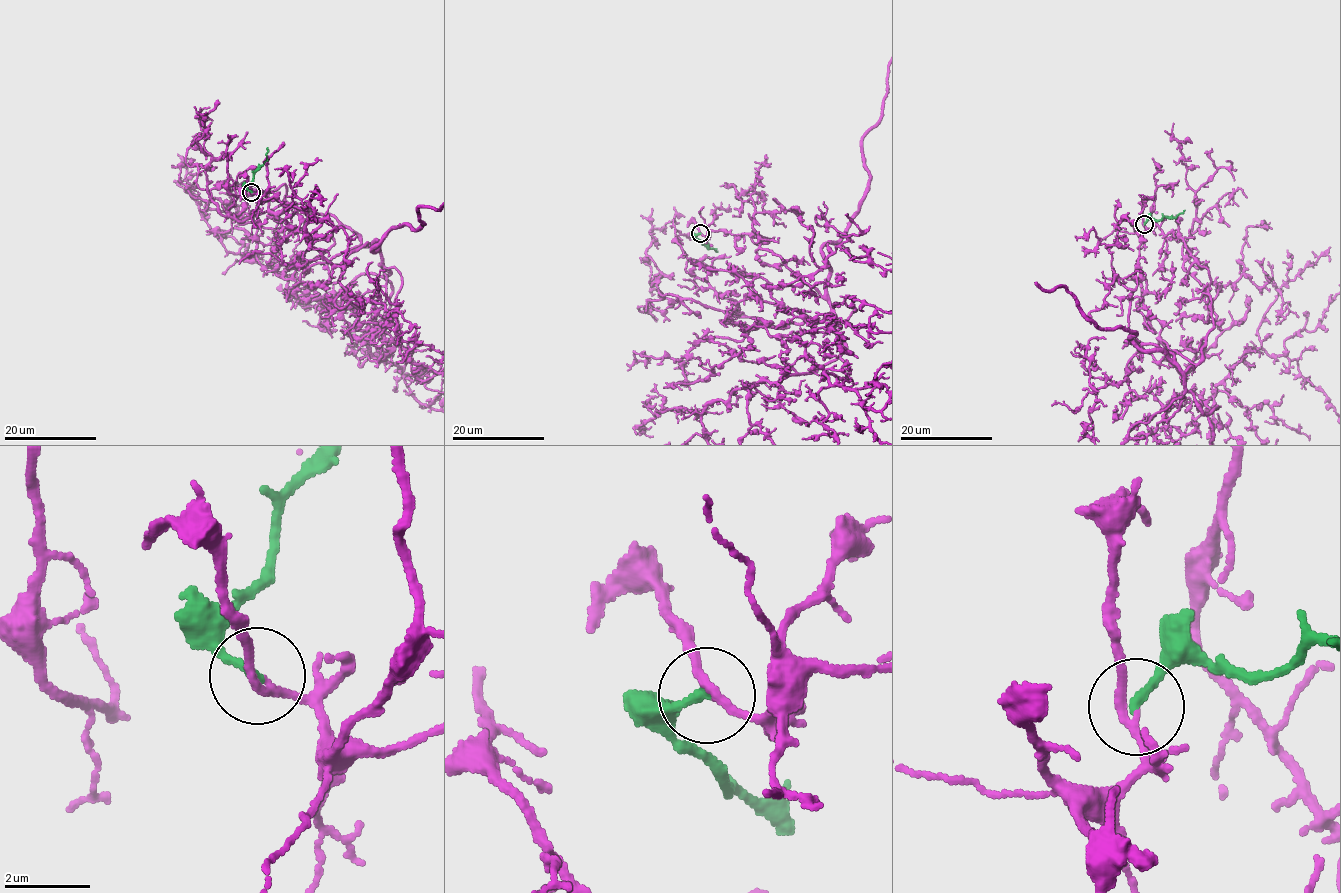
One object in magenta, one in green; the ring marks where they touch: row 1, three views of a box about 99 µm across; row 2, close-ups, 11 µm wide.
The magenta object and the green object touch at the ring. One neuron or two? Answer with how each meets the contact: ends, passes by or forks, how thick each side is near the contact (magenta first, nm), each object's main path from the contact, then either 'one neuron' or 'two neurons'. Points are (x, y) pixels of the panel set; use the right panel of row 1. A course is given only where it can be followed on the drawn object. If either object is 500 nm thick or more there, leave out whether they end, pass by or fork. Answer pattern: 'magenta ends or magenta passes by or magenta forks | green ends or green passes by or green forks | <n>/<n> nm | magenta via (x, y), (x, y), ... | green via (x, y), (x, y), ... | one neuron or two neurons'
magenta passes by | green ends | 160/200 nm | green via (1144, 223), (1147, 219), (1176, 217), (1184, 210) | one neuron

